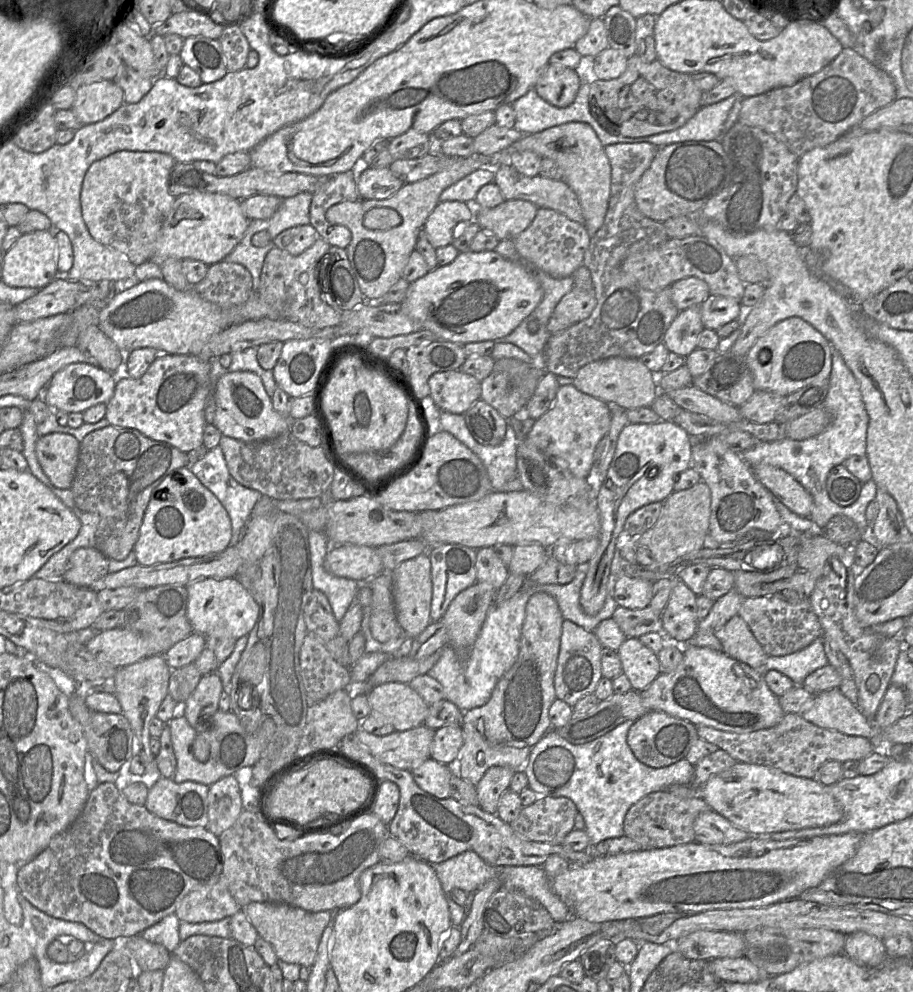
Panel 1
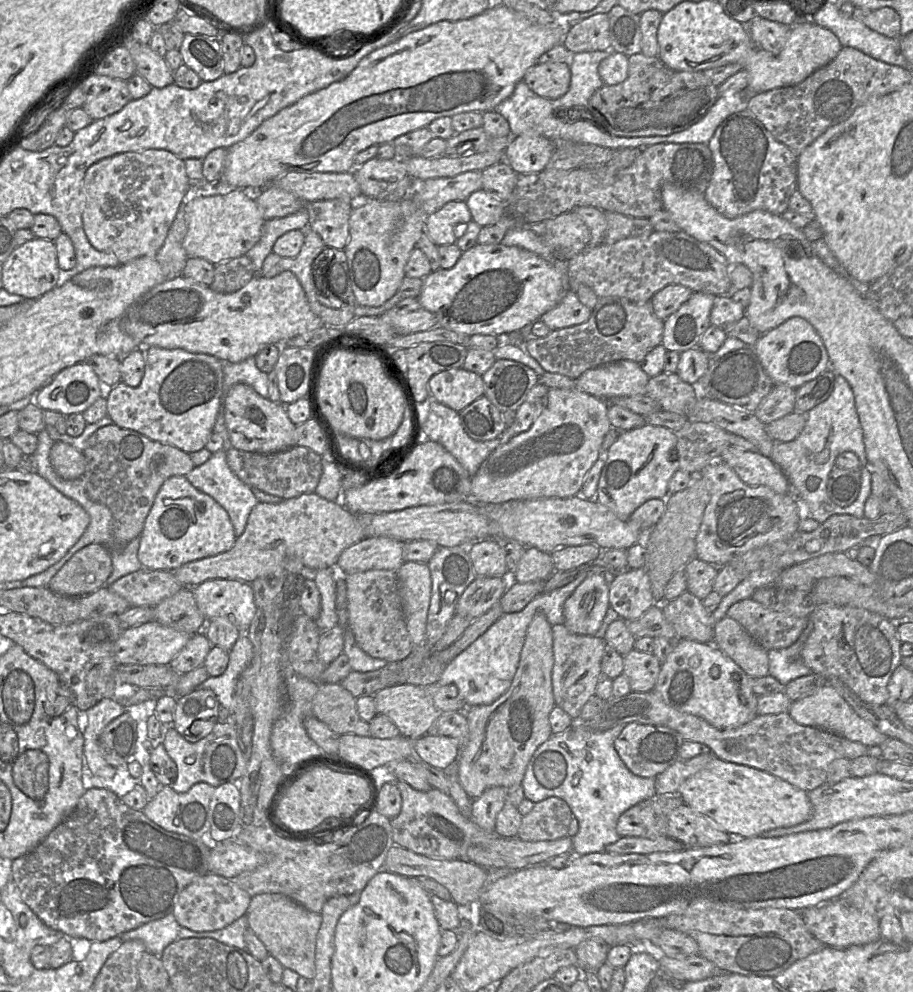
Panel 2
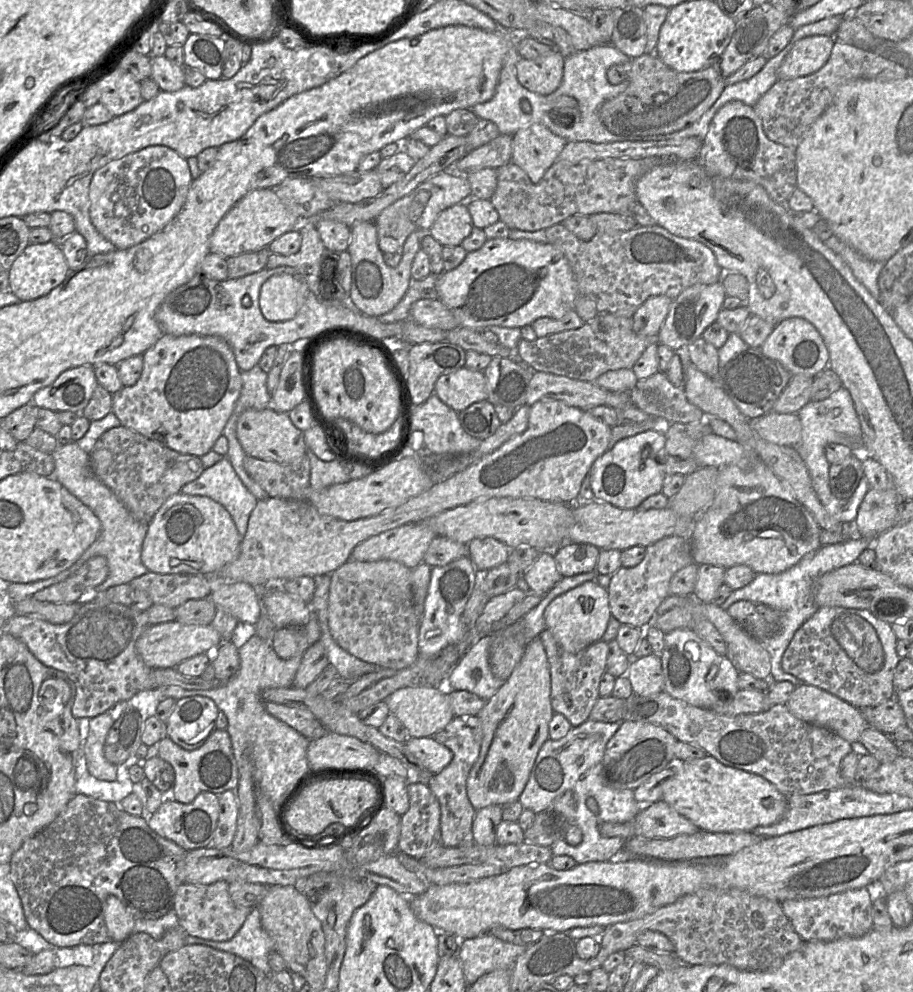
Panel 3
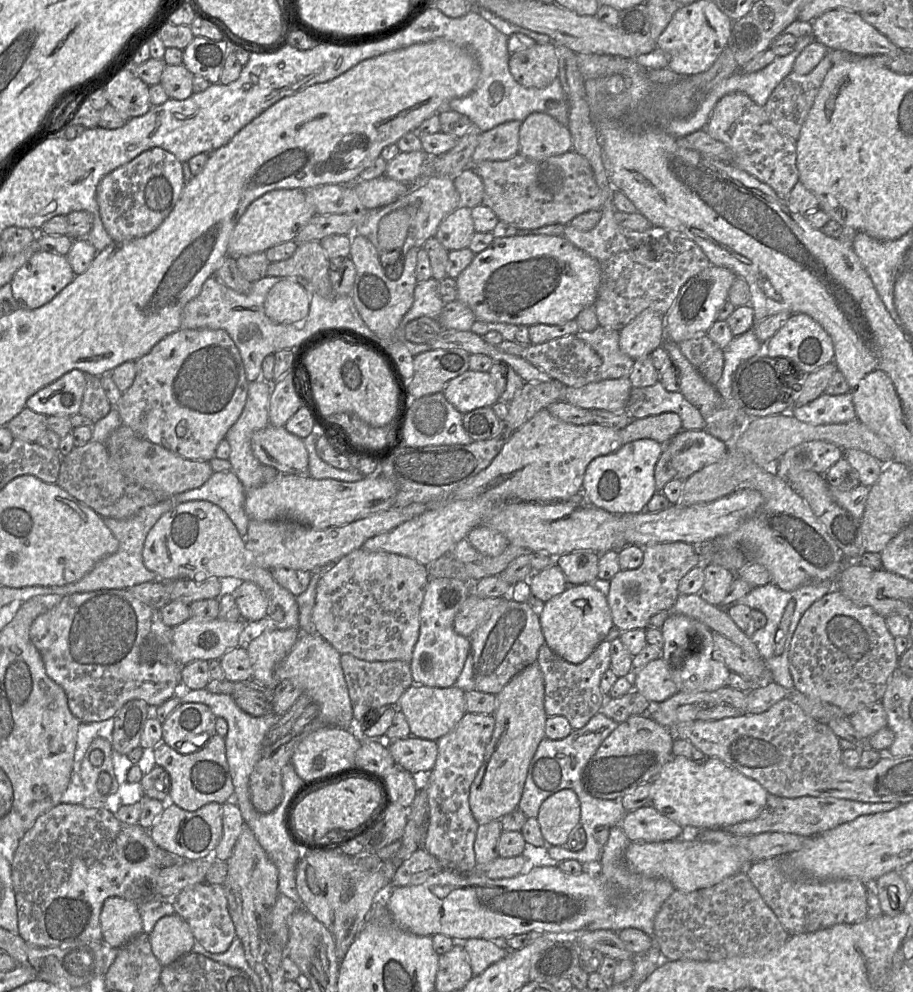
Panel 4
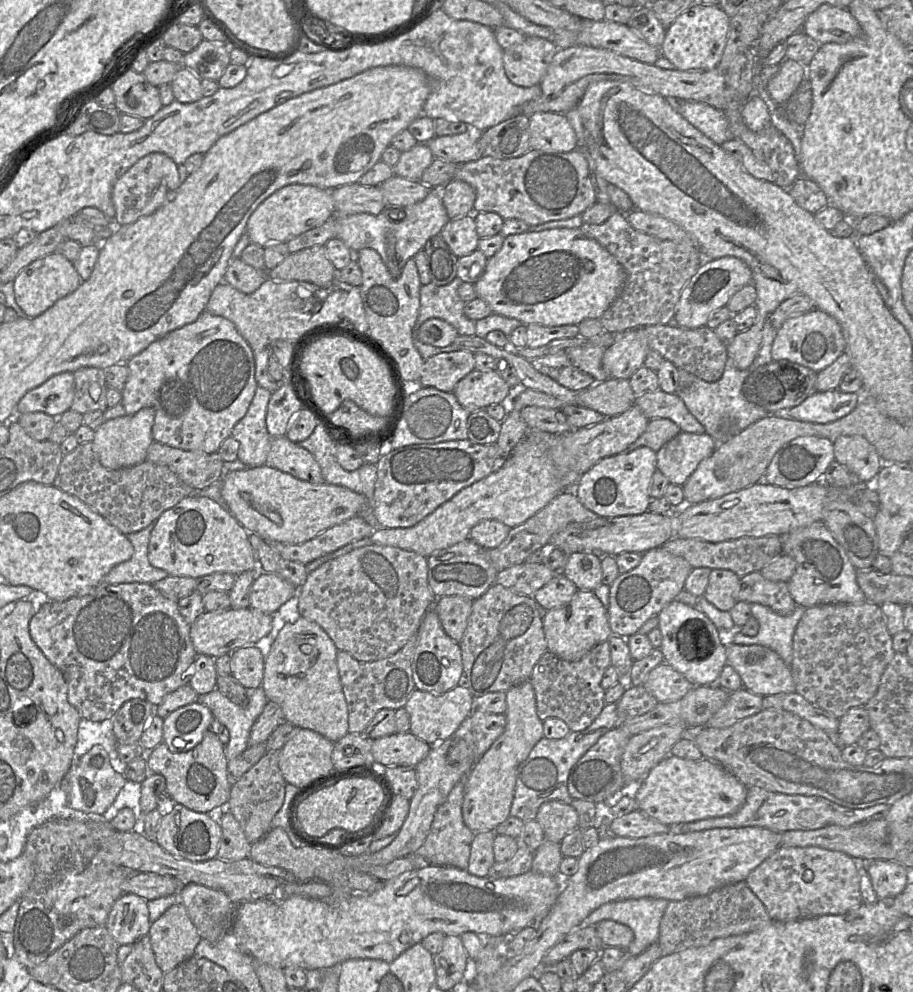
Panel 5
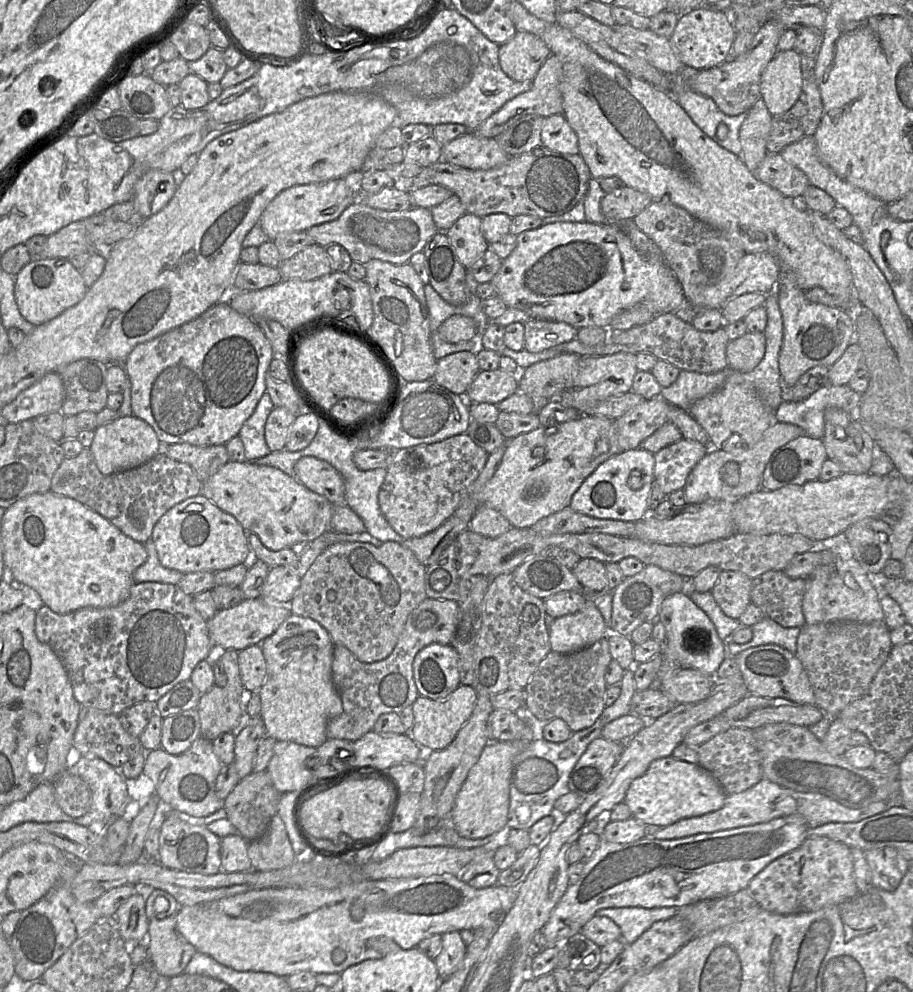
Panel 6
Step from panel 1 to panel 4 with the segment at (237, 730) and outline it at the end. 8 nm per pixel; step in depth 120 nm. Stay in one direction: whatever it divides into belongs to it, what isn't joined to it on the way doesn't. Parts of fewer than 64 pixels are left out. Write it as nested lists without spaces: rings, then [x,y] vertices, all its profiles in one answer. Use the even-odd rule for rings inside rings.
[[[214,733],[208,744],[200,751],[180,754],[166,743],[154,748],[155,763],[163,767],[170,776],[169,795],[173,803],[186,811],[196,811],[204,805],[226,803],[234,793],[234,786],[226,759],[225,738]]]

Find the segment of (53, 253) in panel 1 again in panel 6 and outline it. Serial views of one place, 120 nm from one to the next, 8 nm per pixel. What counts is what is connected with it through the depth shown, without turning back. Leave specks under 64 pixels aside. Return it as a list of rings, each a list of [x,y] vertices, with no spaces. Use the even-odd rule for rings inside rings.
[[[65,258],[31,260],[15,275],[14,296],[18,309],[34,326],[52,320],[79,303],[87,290],[81,272]]]

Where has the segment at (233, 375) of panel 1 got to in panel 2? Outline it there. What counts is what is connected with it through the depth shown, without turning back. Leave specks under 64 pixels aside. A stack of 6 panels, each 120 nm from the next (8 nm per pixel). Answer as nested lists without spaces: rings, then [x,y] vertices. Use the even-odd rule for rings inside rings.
[[[237,384],[224,396],[224,416],[232,447],[246,452],[271,454],[297,445],[296,425],[289,419],[286,406],[261,397],[252,387]]]

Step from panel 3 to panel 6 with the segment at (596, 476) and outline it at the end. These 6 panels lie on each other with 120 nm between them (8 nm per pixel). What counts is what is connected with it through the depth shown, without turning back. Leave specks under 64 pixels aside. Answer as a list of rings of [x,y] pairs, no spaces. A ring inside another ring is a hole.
[[[641,448],[620,452],[603,462],[572,496],[570,507],[598,518],[636,522],[648,516],[649,498],[654,485],[655,454]]]

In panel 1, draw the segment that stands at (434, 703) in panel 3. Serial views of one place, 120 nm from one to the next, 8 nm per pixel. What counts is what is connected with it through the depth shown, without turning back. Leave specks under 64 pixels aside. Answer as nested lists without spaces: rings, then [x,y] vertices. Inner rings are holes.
[[[389,682],[368,692],[372,712],[387,720],[396,731],[406,731],[424,723],[429,705],[406,683]]]

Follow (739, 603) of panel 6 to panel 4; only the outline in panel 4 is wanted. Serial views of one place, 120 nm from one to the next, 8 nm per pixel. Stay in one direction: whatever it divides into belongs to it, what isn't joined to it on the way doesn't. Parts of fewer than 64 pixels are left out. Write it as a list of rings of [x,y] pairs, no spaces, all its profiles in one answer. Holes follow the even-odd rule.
[[[703,563],[705,580],[700,596],[706,602],[722,607],[722,602],[736,575],[725,567]]]

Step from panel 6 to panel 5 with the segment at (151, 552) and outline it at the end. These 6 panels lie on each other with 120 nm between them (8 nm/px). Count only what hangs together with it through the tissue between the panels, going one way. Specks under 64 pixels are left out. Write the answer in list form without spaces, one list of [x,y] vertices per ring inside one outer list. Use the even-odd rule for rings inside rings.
[[[155,523],[145,529],[126,535],[134,548],[134,554],[128,561],[113,567],[103,578],[102,585],[124,583],[149,583],[165,579],[169,574],[153,567],[148,560],[148,545]]]

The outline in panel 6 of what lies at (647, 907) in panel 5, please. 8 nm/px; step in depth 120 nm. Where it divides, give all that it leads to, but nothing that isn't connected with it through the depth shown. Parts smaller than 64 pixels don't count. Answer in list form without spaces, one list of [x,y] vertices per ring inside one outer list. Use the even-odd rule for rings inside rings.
[[[619,907],[606,908],[595,916],[608,917],[621,929],[621,940],[625,945],[635,942],[655,922],[667,920],[677,914],[678,907]]]

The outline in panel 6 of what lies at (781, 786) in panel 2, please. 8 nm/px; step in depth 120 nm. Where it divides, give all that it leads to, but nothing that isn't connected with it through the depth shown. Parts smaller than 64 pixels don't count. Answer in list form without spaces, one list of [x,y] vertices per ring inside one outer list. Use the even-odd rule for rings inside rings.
[[[669,756],[654,760],[643,775],[634,779],[623,802],[629,807],[632,817],[653,830],[684,818],[719,810],[726,796],[717,780],[698,763],[688,763]]]

